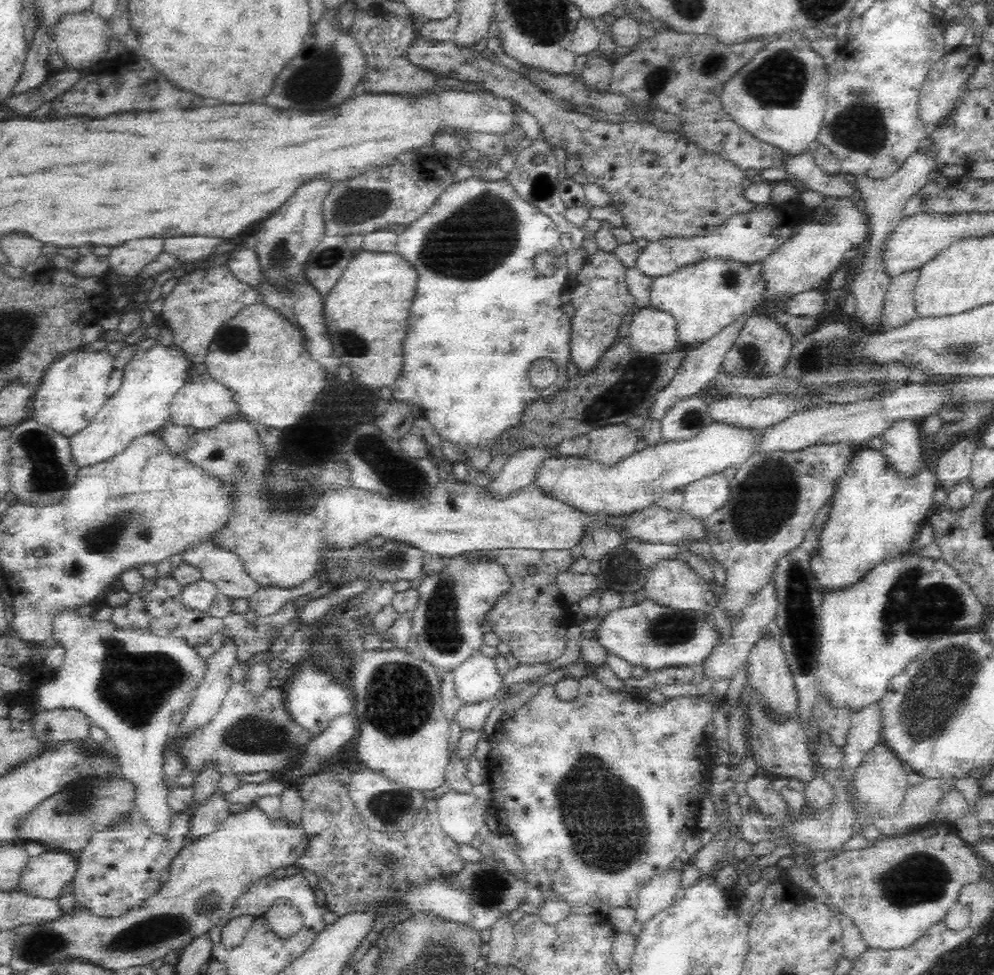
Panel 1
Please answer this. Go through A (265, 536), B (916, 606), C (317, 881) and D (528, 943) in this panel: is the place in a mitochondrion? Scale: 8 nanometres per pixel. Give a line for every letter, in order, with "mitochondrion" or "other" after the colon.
A: other
B: mitochondrion
C: other
D: other

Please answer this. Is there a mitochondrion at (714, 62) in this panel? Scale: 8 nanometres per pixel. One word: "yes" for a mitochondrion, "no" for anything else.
yes

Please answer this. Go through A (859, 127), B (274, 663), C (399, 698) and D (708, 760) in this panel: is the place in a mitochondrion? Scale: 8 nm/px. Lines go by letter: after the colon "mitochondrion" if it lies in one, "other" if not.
A: mitochondrion
B: other
C: mitochondrion
D: other

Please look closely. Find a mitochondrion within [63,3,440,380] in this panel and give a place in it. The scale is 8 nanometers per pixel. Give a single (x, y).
(314, 83)

